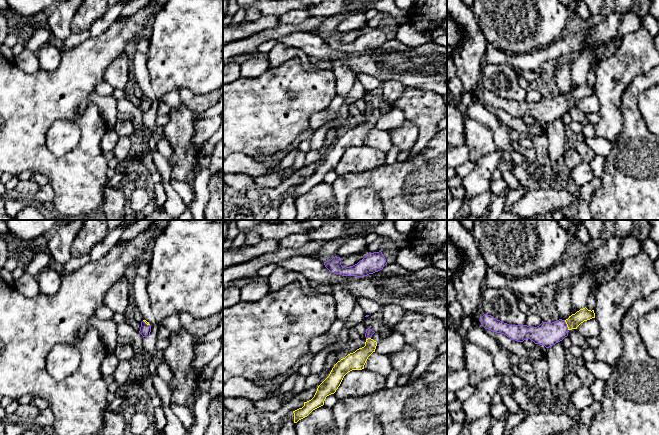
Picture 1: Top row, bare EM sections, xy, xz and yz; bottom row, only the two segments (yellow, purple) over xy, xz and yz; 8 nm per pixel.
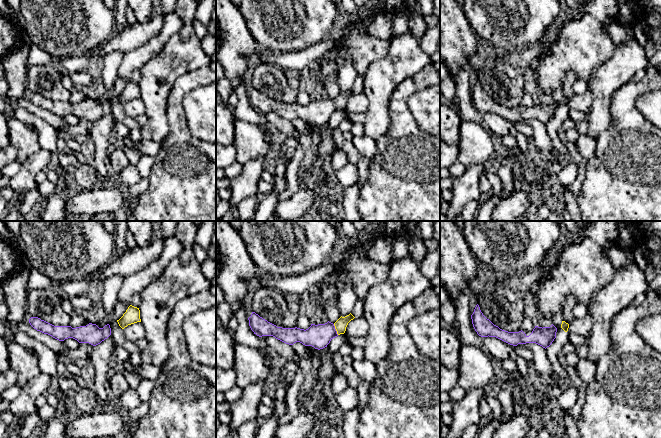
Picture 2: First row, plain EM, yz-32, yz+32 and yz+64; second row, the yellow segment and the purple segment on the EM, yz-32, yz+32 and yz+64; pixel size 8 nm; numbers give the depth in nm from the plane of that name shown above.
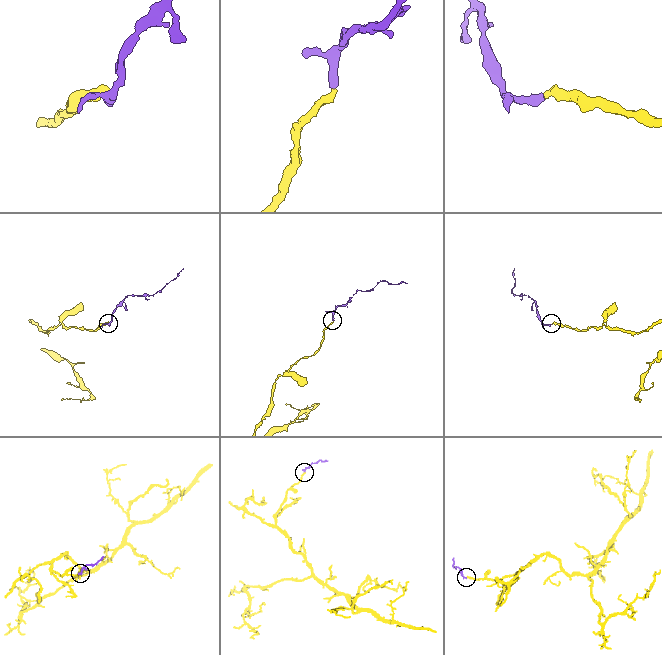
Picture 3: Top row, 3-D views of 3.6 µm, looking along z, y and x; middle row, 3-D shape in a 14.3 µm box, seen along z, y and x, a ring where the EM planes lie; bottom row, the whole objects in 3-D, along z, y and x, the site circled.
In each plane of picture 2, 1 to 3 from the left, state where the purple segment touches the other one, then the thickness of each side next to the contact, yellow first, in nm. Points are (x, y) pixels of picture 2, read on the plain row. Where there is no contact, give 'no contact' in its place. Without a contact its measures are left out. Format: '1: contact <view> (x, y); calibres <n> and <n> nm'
1: no contact
2: contact yz+32 (335, 104); calibres 100 and 190 nm
3: no contact

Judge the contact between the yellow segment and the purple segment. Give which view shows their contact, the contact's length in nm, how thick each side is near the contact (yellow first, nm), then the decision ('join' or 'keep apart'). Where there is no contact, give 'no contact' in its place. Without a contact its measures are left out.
contact in yz; length 90 nm; calibres 100 and 190 nm; join

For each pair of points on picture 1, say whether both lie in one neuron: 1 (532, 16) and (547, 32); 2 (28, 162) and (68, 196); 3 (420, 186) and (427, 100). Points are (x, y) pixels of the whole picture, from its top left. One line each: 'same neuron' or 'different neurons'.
1: same neuron
2: same neuron
3: different neurons

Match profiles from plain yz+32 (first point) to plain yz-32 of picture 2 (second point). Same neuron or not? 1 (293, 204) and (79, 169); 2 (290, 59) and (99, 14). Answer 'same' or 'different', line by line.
1: different
2: different

